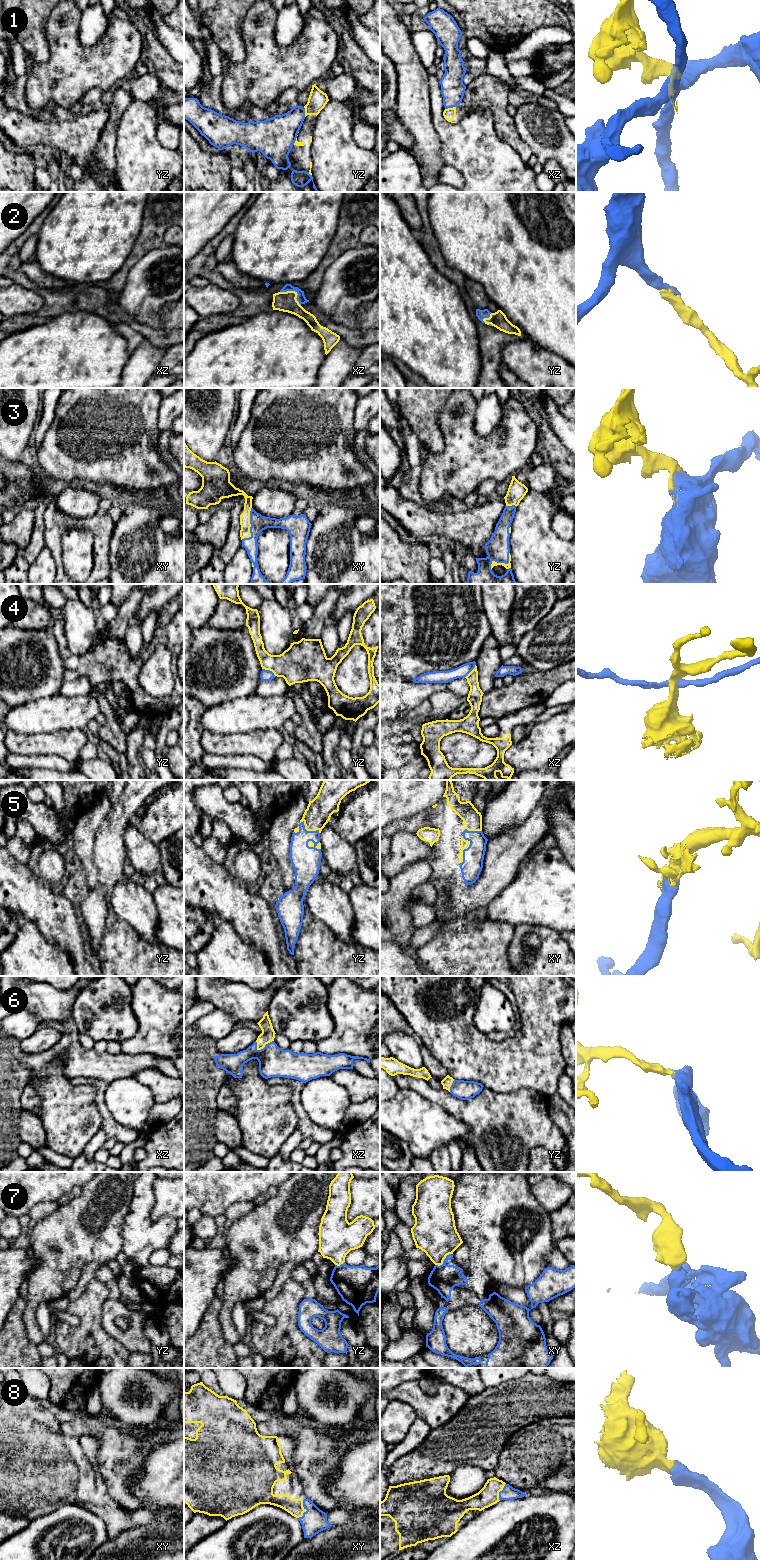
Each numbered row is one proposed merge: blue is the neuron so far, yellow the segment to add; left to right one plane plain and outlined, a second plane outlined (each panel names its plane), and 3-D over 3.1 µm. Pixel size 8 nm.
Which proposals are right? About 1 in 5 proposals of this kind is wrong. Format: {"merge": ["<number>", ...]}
{"merge": ["2", "3", "5", "6", "7", "8"]}

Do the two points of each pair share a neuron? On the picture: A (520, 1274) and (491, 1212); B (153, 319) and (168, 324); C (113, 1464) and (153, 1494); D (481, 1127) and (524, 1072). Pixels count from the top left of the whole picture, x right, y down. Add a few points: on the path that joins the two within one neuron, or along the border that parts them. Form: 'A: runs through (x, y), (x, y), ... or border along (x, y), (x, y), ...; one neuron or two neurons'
A: runs through (511, 1259), (492, 1228); one neuron
B: border along (173, 302), (158, 311), (157, 329); two neurons
C: border along (137, 1465), (127, 1482), (127, 1487), (140, 1499); two neurons
D: border along (485, 1087), (497, 1092), (531, 1090); two neurons

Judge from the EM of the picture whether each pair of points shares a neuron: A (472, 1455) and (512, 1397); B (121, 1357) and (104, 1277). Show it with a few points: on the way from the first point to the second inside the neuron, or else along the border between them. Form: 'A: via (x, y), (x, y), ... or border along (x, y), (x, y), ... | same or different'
A: via (474, 1441), (504, 1411) | same
B: border along (95, 1277), (105, 1284) | different

